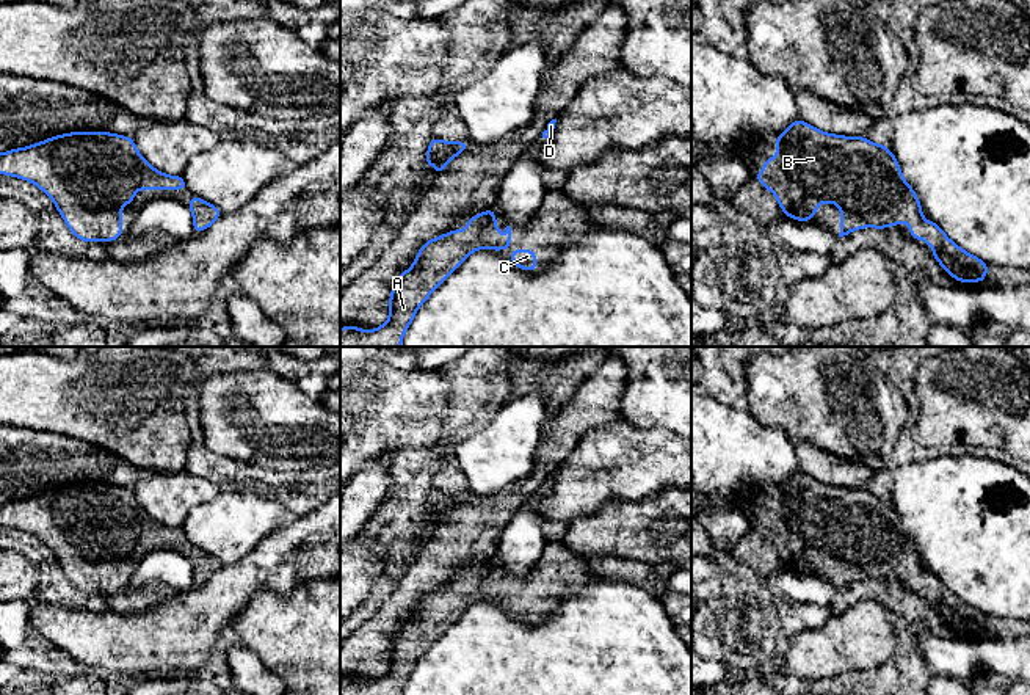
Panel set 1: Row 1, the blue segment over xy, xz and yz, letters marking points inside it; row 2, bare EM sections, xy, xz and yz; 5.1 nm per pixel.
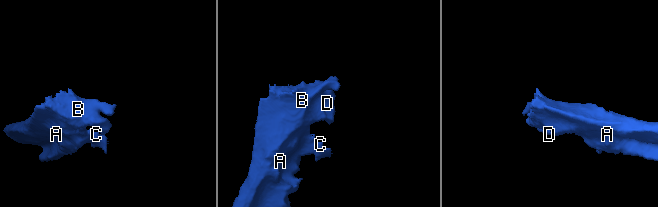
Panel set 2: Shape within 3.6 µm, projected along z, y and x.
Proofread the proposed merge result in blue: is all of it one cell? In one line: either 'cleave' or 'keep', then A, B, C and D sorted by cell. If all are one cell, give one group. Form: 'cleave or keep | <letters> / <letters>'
keep | A B C D

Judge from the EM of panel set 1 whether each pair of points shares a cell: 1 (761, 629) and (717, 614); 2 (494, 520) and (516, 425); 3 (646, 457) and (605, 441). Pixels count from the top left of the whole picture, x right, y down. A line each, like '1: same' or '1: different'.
1: same
2: different
3: same

